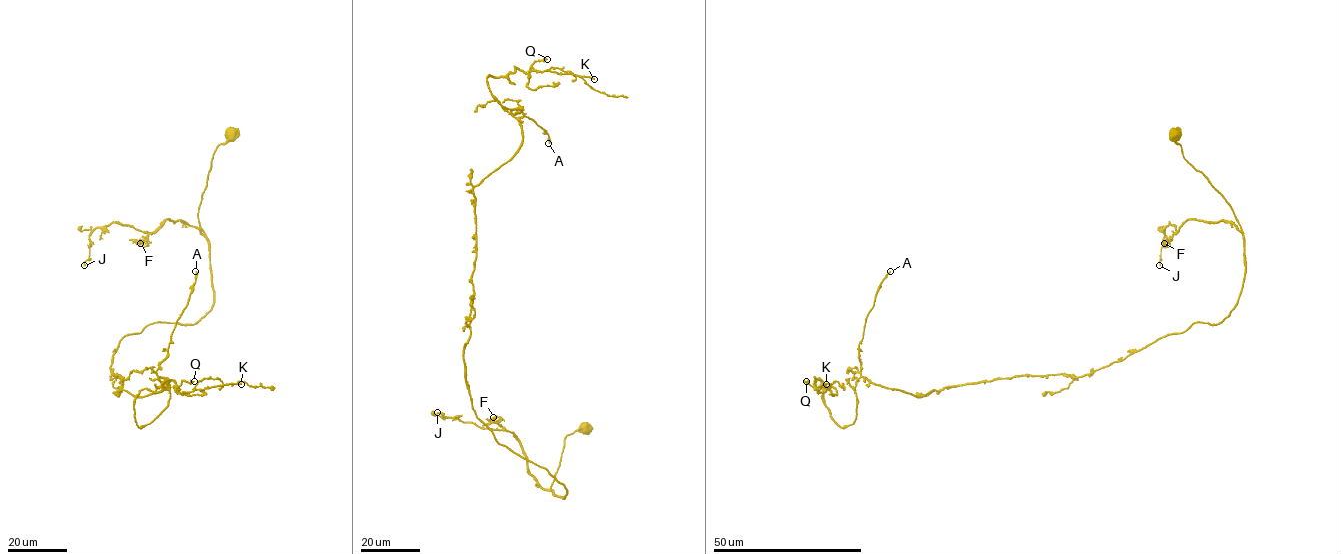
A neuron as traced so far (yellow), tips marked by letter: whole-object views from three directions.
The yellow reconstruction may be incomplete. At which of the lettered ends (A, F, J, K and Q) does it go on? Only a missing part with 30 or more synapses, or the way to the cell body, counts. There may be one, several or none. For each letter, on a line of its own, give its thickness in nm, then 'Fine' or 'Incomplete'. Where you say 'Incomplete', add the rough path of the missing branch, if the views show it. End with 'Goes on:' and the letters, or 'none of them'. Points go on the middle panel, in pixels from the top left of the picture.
A: Thickness 260 nm. Incomplete. Course of what is missing: (548, 143), (545, 186), (515, 189), (543, 156), (572, 189), (545, 216), (567, 197)
F: Thickness 150 nm. Fine
J: Thickness 170 nm. Fine
K: Thickness 240 nm. Incomplete. Course of what is missing: (594, 79), (639, 105), (663, 109), (666, 112), (651, 115), (651, 123), (664, 127)
Q: Thickness 260 nm. Fine
Goes on: A, K

